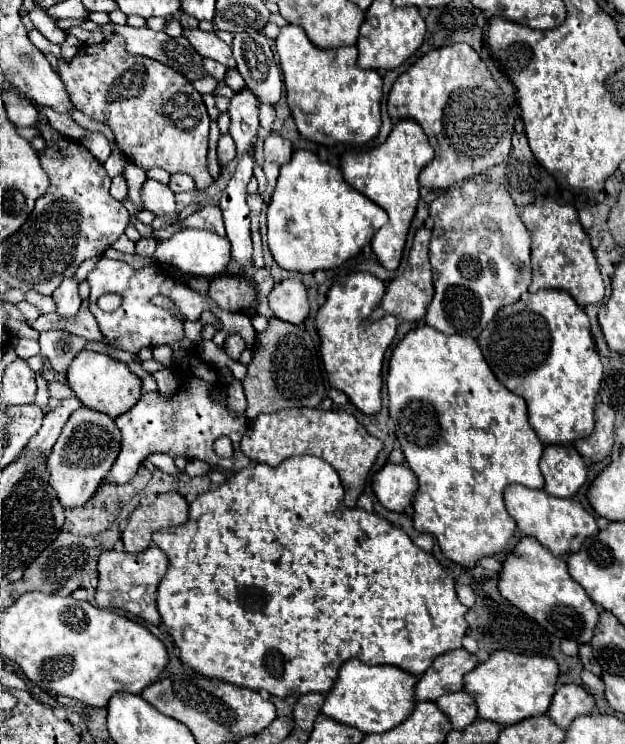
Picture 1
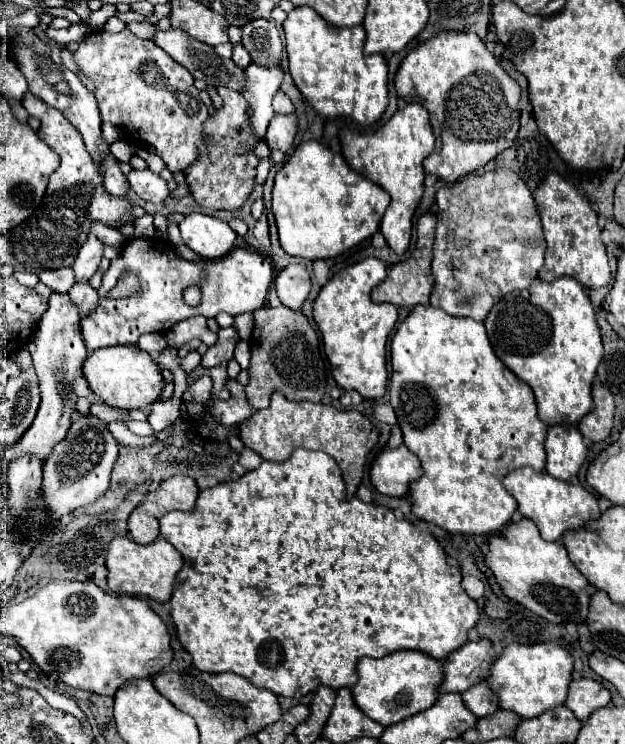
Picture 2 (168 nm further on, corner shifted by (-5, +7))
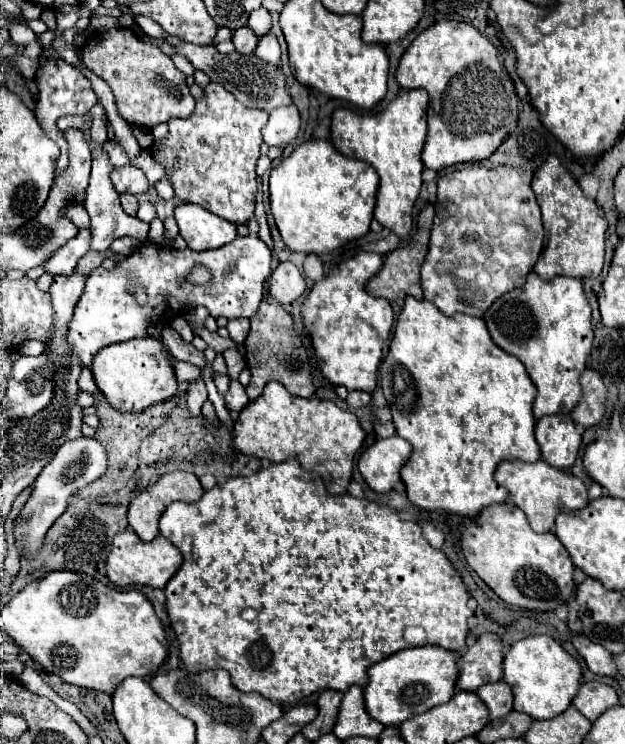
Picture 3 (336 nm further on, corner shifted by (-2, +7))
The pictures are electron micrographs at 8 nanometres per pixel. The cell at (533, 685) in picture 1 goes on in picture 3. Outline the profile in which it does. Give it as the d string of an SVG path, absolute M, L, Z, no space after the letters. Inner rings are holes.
M534 635L516 641L504 655L502 667L504 667L502 681L512 687L514 709L530 715L532 719L550 719L566 711L580 687L578 661L548 635Z

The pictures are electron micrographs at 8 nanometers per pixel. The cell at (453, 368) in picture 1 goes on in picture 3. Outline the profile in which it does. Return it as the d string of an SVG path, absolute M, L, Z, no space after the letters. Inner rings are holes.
M406 297L404 309L402 309L398 321L396 321L396 327L394 327L394 337L390 341L388 357L380 365L380 383L382 383L382 389L384 389L384 397L386 397L388 405L390 405L392 421L396 425L398 435L412 445L412 455L410 455L408 463L400 471L402 481L406 485L408 499L412 501L412 505L416 505L416 507L420 507L424 511L444 511L444 513L452 513L452 515L460 515L460 517L476 517L486 507L490 507L494 503L502 503L502 501L506 503L508 501L508 491L494 481L494 471L496 471L496 467L502 461L520 459L520 461L526 461L526 463L536 463L540 459L540 447L538 447L538 443L534 439L536 419L532 415L532 401L536 397L536 387L530 381L530 377L528 377L526 369L522 367L522 363L516 357L504 353L502 349L498 349L494 345L484 321L478 319L478 317L470 317L470 315L464 315L464 313L456 313L456 315L448 317L442 311L438 311L426 299L418 301L414 297Z

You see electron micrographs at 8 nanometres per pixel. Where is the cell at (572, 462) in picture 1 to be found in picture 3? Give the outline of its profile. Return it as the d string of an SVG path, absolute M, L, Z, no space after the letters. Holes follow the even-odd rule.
M548 415L536 423L536 441L548 465L570 469L578 457L582 435L570 415Z

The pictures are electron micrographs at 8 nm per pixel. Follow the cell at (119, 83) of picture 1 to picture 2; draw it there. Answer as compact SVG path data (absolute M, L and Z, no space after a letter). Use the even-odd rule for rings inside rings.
M129 29L121 33L93 31L79 43L73 57L81 71L97 85L95 97L103 121L119 127L131 141L153 145L169 171L183 171L197 159L197 151L203 143L201 127L209 113L193 85L193 75L161 47L135 37ZM181 93L187 95L187 101L177 99Z

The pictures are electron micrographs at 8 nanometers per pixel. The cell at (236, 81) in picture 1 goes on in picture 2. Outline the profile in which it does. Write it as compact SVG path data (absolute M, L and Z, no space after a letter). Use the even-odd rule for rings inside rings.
M237 43L235 49L233 49L233 61L235 61L239 67L247 67L247 65L251 63L251 55L249 55L249 51L247 51L241 43Z

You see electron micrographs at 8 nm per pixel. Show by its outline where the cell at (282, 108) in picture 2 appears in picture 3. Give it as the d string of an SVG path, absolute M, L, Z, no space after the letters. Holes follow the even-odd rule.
M182 41L178 47L174 47L178 55L186 57L194 69L204 71L210 81L220 83L226 87L226 91L230 91L238 101L242 101L248 107L258 107L264 111L272 111L274 107L282 107L282 105L290 105L292 99L286 93L286 81L284 75L280 71L280 67L270 67L268 63L256 59L256 55L240 55L240 53L230 53L230 55L222 55L216 51L214 45L192 45Z

